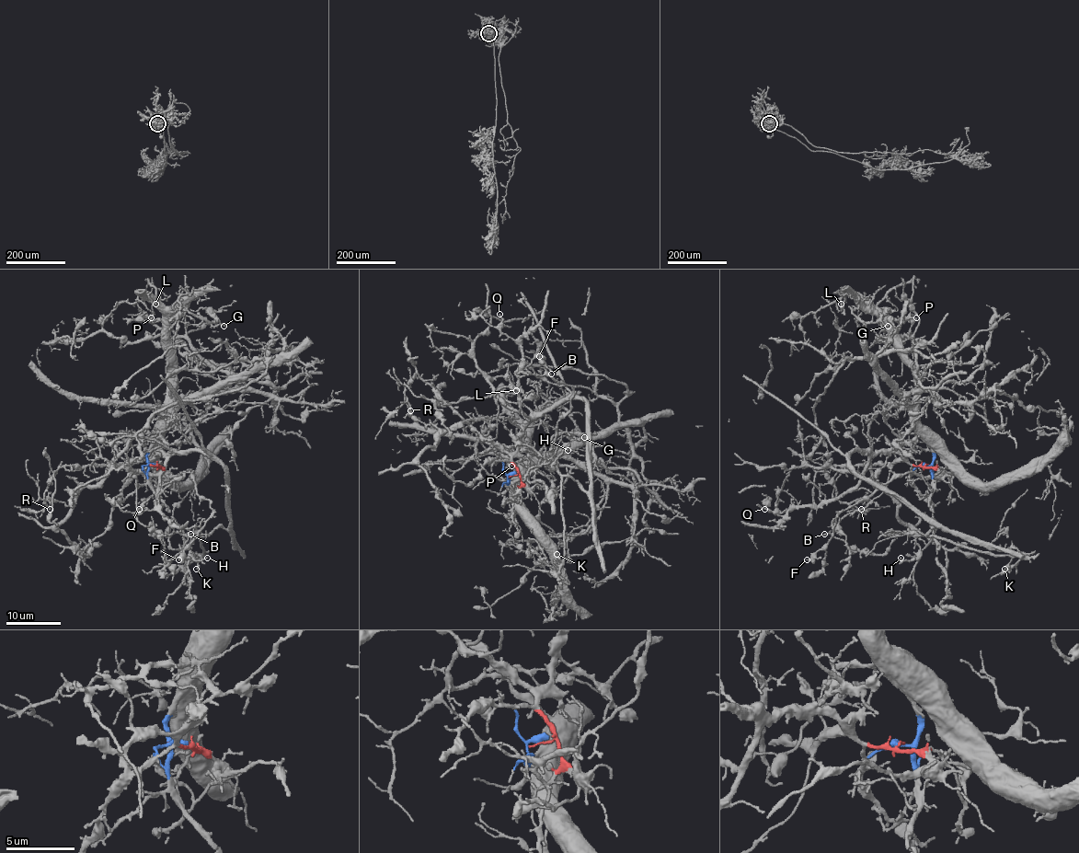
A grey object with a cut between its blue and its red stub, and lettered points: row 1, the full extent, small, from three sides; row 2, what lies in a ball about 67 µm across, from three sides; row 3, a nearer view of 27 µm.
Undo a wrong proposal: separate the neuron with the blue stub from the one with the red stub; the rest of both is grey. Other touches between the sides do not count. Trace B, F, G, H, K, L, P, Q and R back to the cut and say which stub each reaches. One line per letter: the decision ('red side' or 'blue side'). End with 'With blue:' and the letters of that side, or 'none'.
B: red side
F: red side
G: blue side
H: red side
K: red side
L: blue side
P: blue side
Q: red side
R: red side
With blue: G, L, P

